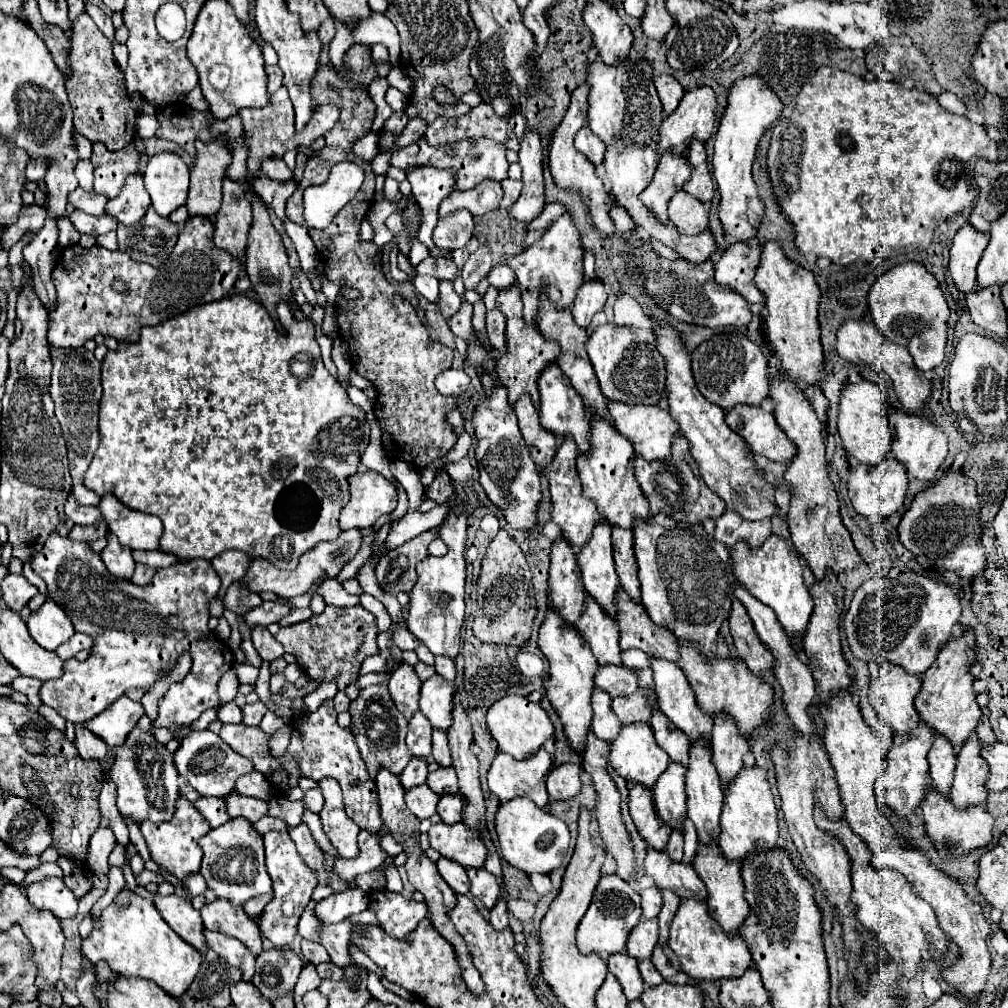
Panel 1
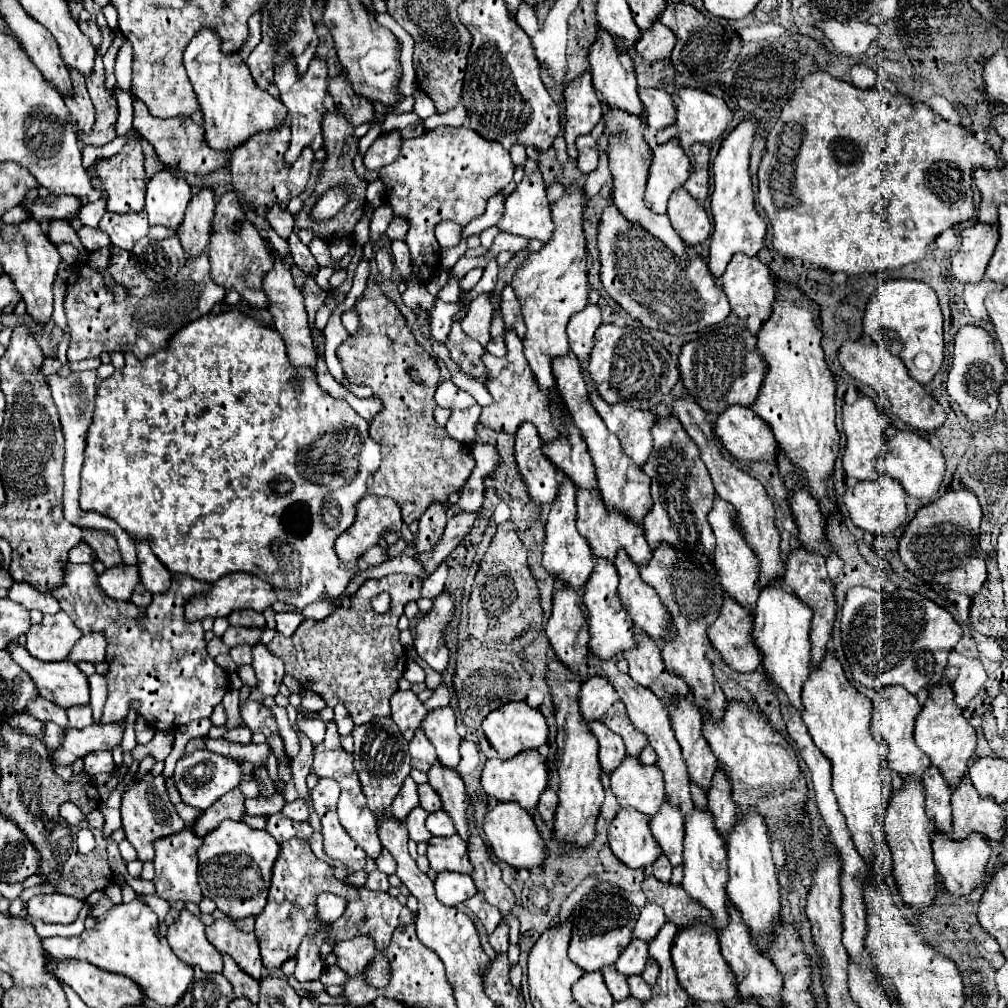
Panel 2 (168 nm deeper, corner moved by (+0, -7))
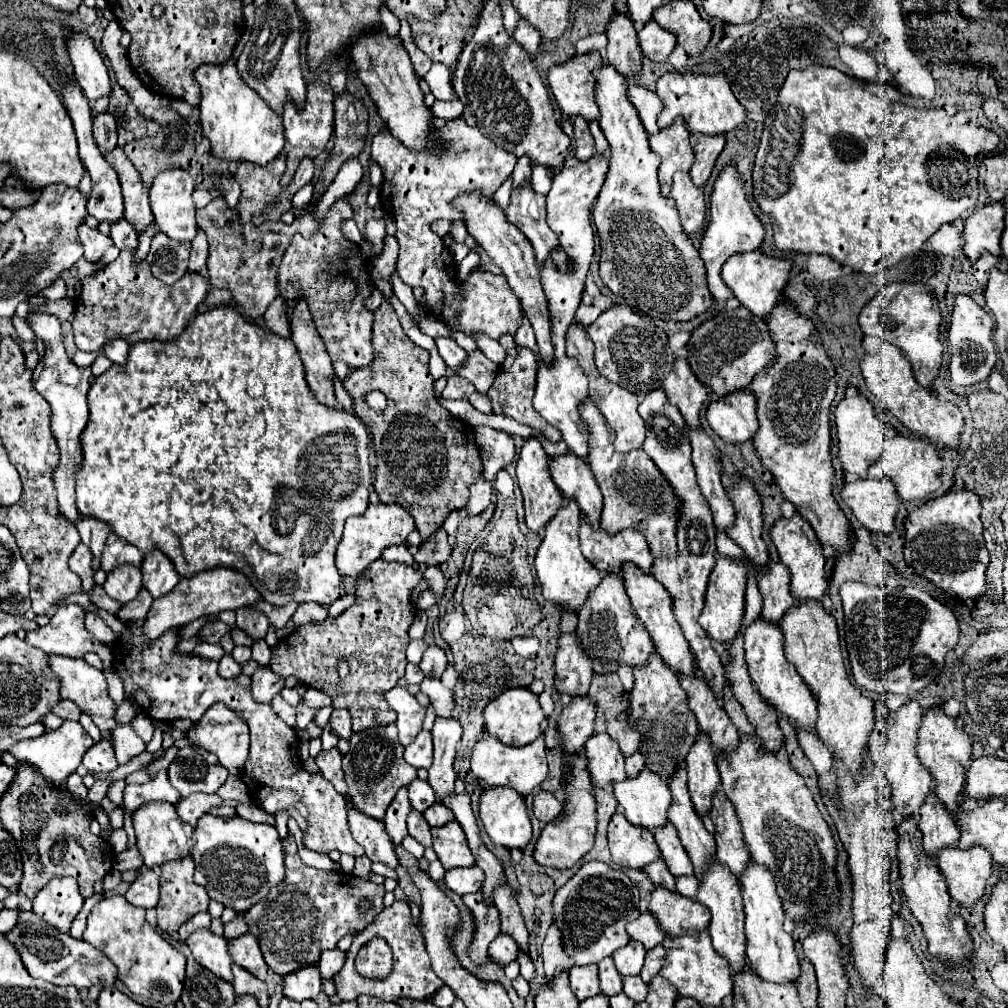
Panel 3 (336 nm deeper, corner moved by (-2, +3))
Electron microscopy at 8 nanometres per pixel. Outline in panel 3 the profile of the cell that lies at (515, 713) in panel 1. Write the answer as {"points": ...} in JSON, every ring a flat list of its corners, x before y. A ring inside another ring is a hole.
{"points":[[511,688,503,692,499,698,487,704,483,716,485,716,487,732,509,746,525,746,533,742,543,734,543,726,545,726,545,714,541,710,539,698,529,688]]}

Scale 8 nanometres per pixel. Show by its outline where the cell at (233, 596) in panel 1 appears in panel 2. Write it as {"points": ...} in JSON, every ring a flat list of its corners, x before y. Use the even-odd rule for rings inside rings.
{"points":[[243,610,243,612,235,612,229,618,231,626,245,626,245,628,263,628,265,626,265,618,259,612,251,612,251,610]]}

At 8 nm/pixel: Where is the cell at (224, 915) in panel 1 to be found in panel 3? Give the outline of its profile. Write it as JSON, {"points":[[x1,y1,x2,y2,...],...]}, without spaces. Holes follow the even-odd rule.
{"points":[[247,932,235,940,227,940,227,948,229,948,229,954,235,964,239,964,241,968,247,968,259,980,265,980,267,964,263,960,263,954,261,954,259,944,253,934]]}

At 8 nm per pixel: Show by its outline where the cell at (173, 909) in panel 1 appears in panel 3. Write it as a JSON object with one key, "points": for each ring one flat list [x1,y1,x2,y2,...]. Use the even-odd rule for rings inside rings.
{"points":[[195,930,185,944,191,948,195,960,205,966,207,970,215,972,217,976,221,976,223,980,233,982,233,974,231,974,231,956,227,954,227,940,215,936,211,930]]}

